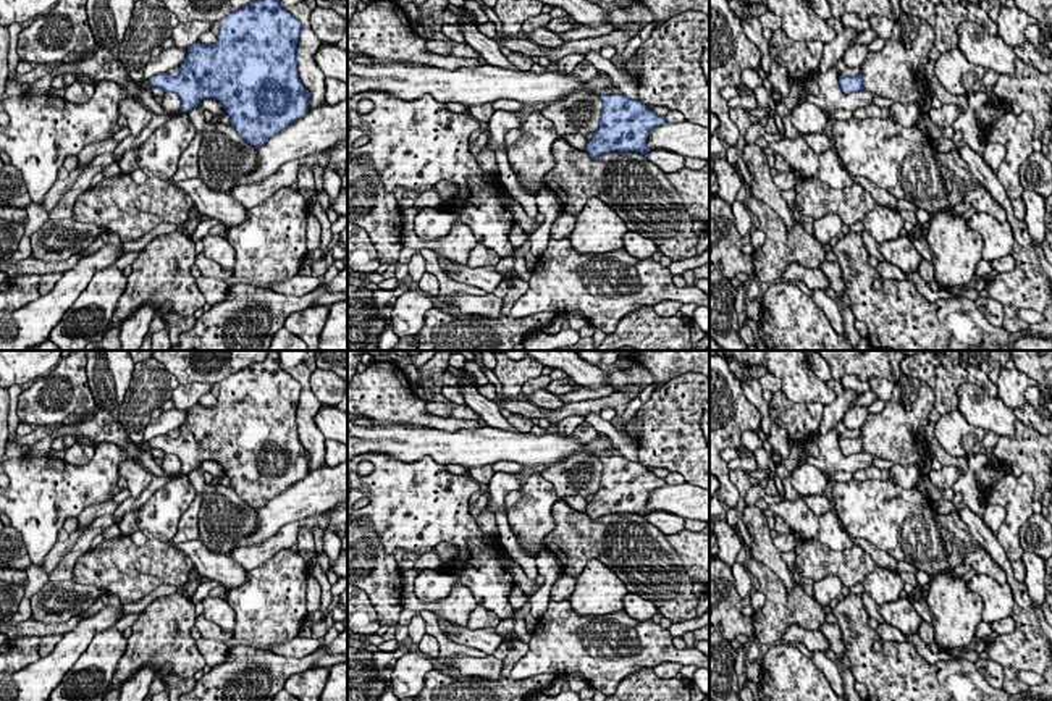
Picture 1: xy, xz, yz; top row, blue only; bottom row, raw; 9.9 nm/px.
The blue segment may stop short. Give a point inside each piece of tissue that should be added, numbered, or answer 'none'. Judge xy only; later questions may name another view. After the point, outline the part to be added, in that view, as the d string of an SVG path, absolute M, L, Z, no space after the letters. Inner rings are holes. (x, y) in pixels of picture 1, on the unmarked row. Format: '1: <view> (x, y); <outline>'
none

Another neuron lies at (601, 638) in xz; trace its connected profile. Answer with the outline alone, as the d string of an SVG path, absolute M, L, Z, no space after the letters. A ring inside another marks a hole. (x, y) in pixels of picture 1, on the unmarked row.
M549 599L530 638L527 654L512 665L511 678L519 682L540 674L580 674L588 686L611 696L622 678L661 662L709 669L709 659L700 649L677 649L669 630L653 620L635 620L625 611L606 617L582 617L572 611L569 599Z

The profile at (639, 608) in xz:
M627 593L622 599L624 611L635 620L645 622L651 620L658 614L656 606L635 593Z

